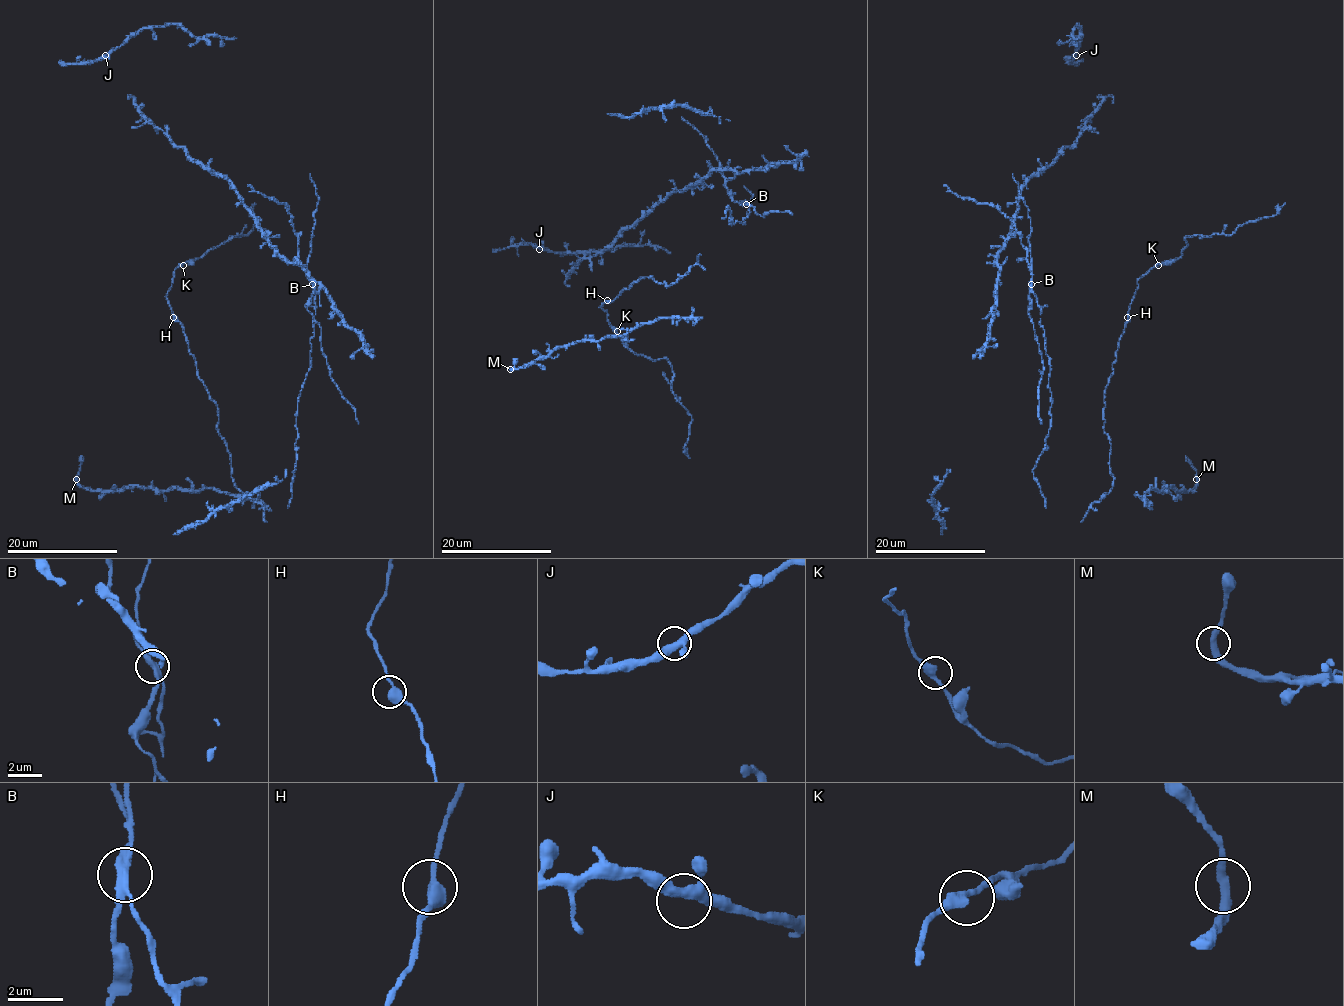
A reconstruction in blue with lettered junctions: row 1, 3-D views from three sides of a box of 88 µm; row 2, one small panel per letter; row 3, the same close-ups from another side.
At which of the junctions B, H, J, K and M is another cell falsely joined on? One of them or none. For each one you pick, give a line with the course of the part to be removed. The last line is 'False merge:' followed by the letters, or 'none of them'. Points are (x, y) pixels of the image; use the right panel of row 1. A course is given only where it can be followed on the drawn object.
B: (1031, 284), (1032, 273), (1026, 261), (1026, 248), (1008, 218), (995, 207), (959, 197), (943, 185)
False merge: B

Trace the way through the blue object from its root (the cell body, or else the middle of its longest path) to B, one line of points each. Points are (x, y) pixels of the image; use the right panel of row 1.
B: (1050, 408), (1050, 357), (1044, 349), (1040, 306), (1031, 284)

